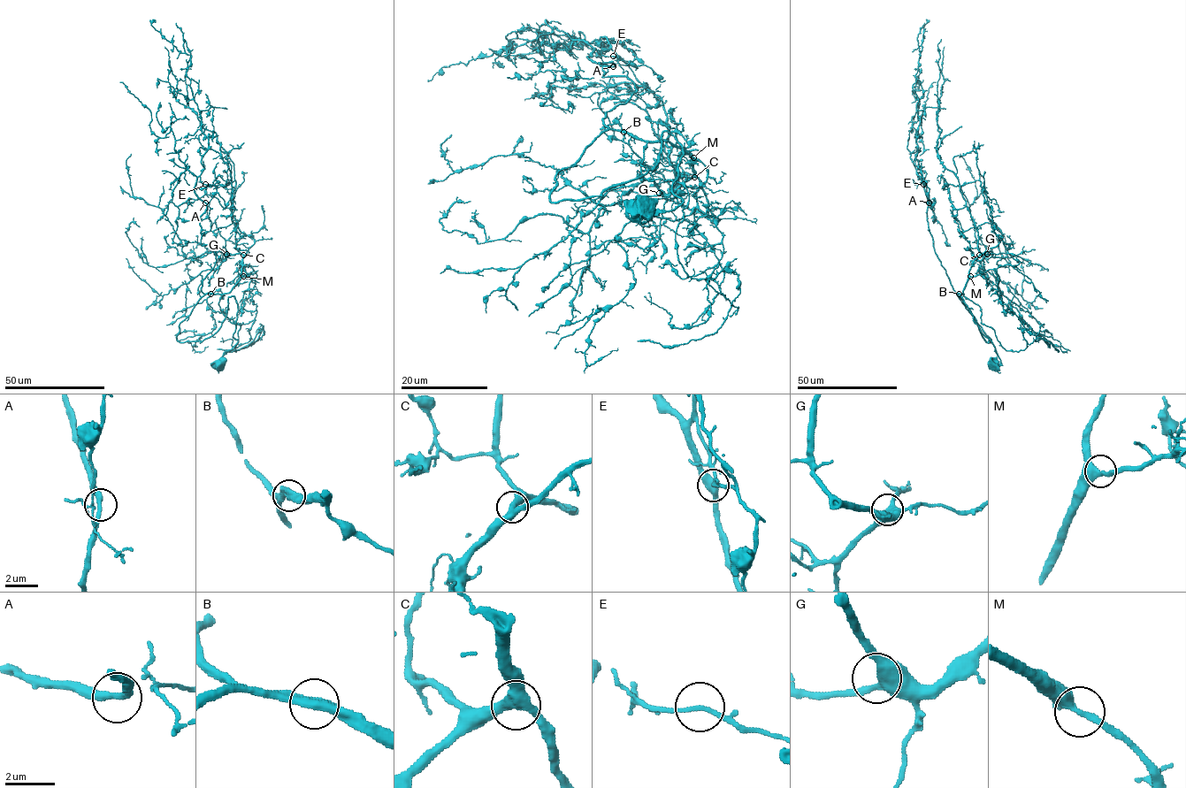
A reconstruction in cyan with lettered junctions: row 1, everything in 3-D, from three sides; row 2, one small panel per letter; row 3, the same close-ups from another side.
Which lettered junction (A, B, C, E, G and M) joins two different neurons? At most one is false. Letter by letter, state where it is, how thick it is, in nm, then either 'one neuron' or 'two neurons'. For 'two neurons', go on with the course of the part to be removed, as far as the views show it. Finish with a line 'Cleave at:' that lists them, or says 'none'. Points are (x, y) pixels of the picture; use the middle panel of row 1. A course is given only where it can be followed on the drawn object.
A: (613, 66) | 280 nm | one neuron
B: (623, 132) | 480 nm | one neuron
C: (694, 177) | 400 nm | one neuron
E: (613, 56) | 160 nm | one neuron
G: (659, 193) | 480 nm | one neuron
M: (693, 157) | 400 nm | one neuron
Cleave at: none

